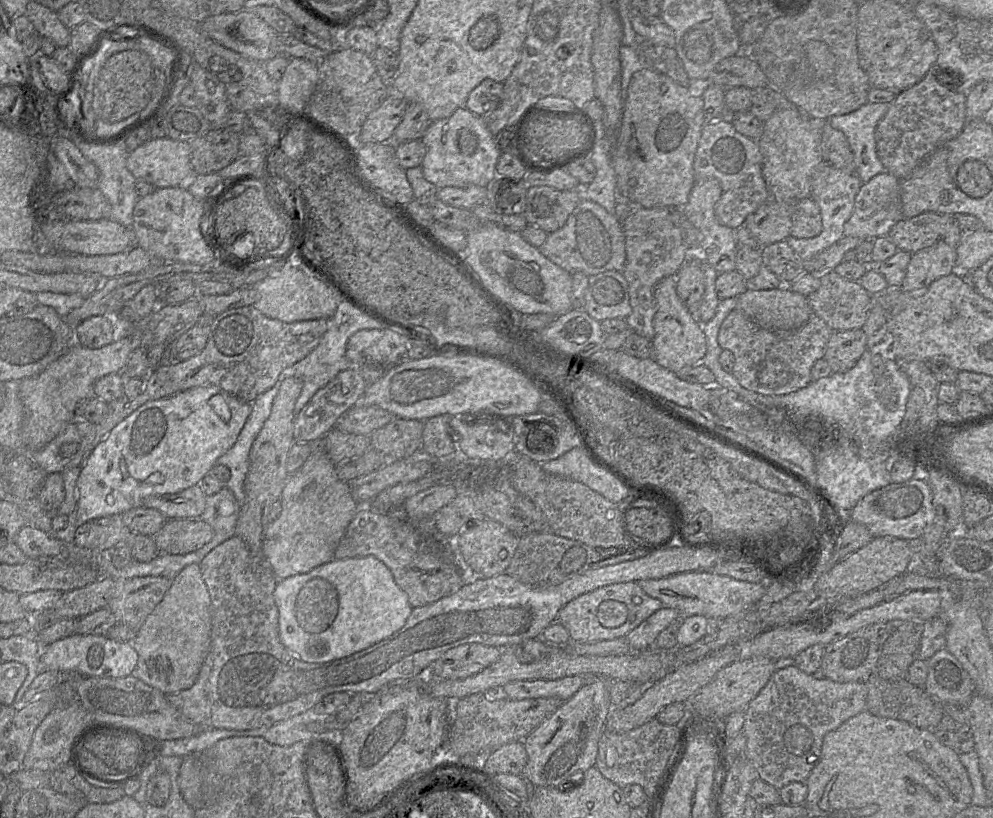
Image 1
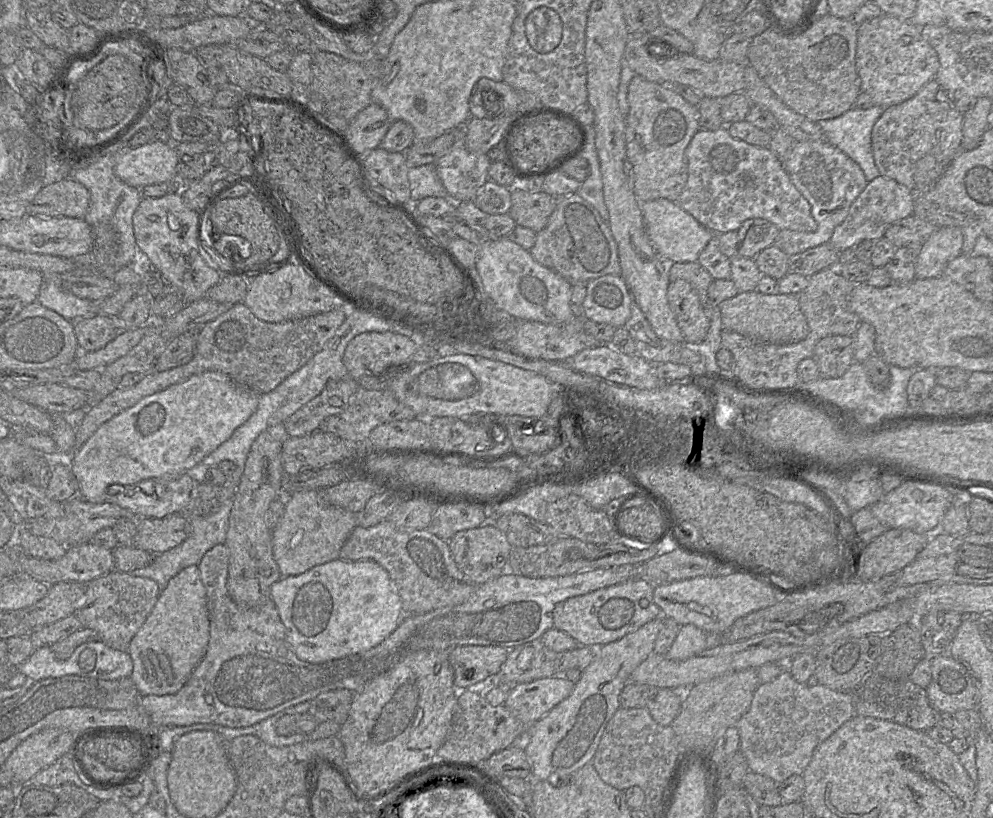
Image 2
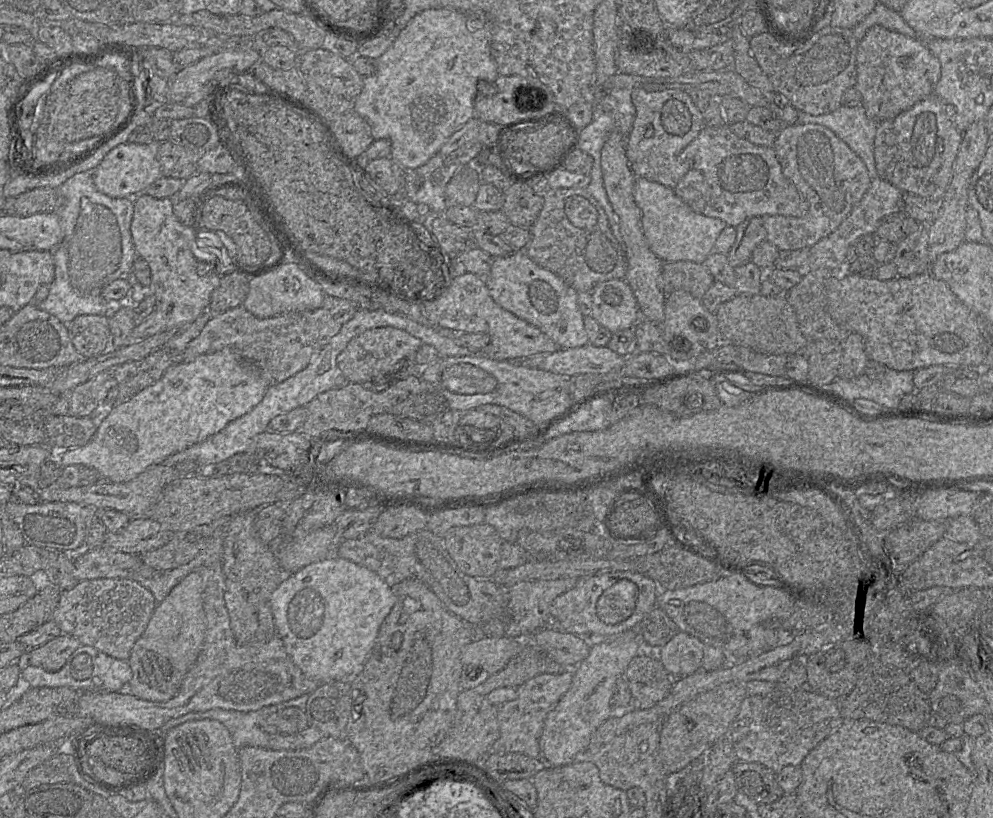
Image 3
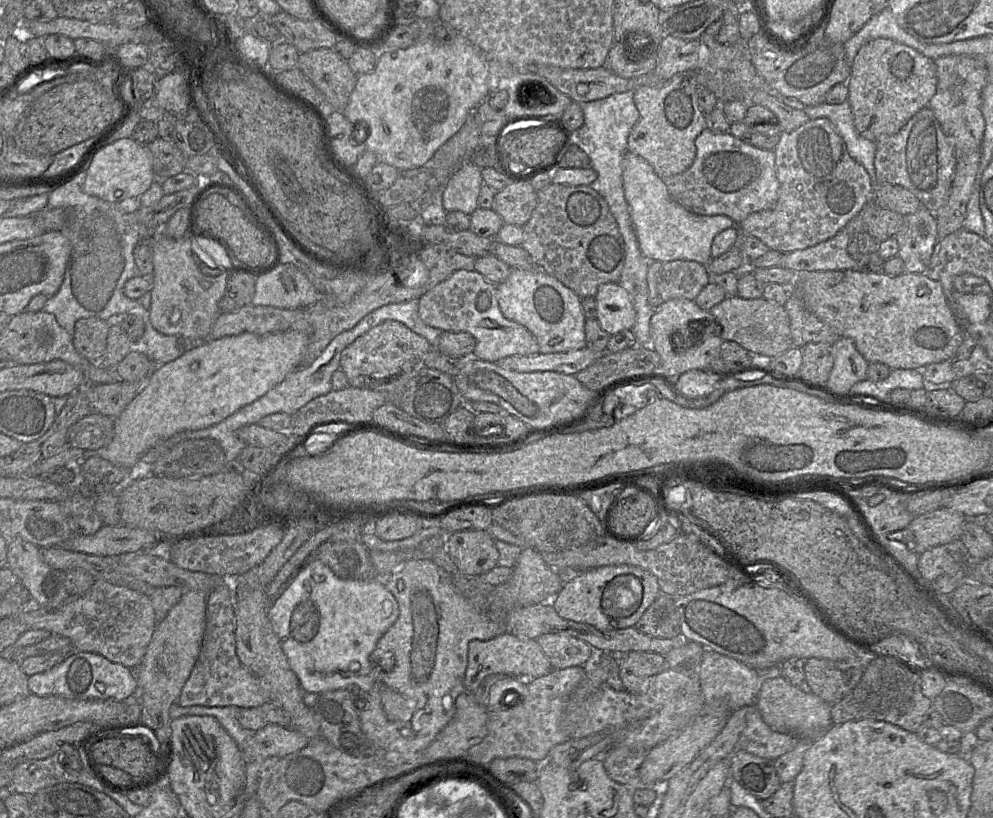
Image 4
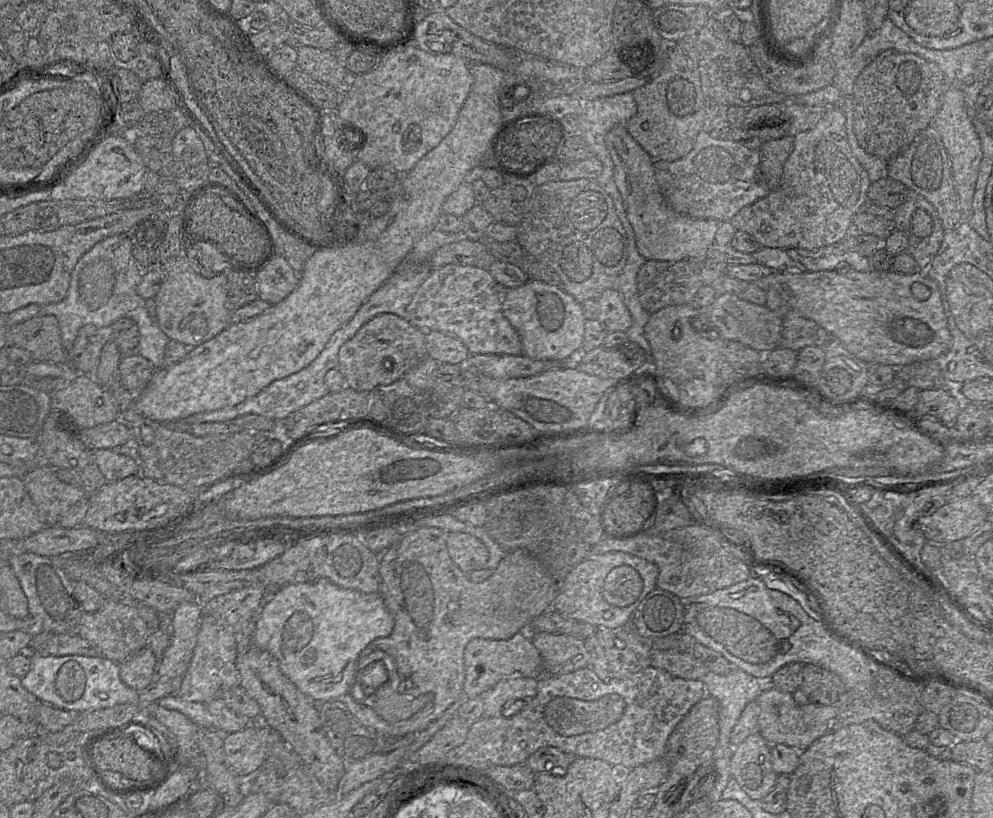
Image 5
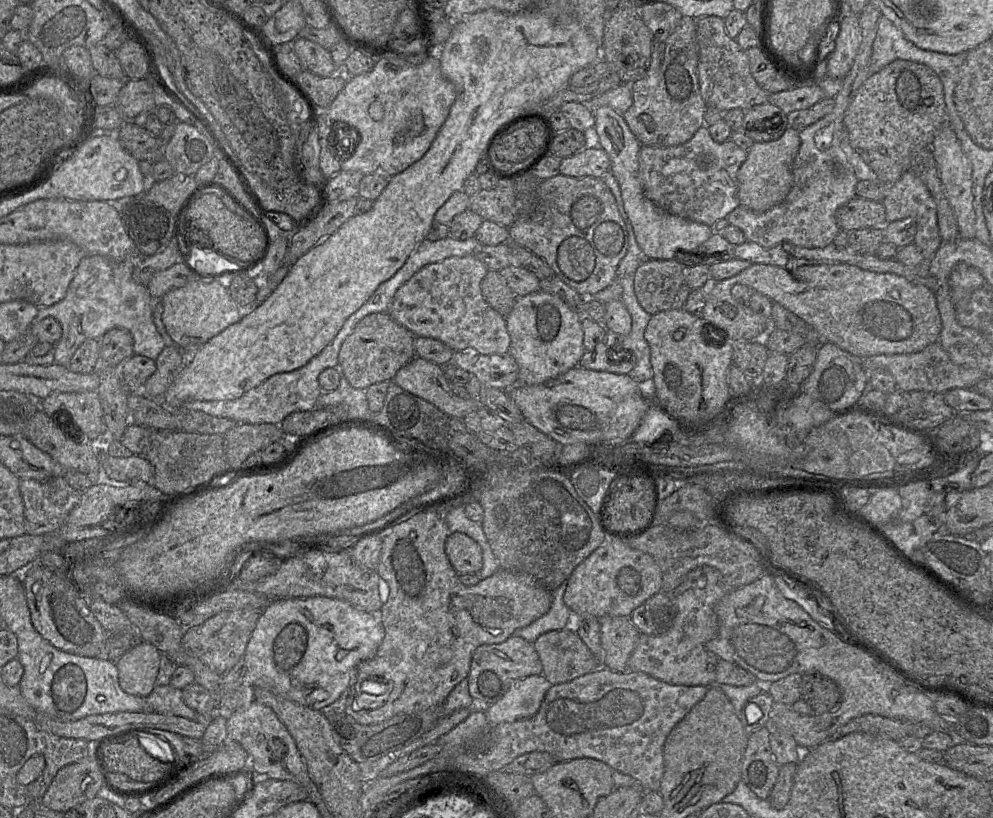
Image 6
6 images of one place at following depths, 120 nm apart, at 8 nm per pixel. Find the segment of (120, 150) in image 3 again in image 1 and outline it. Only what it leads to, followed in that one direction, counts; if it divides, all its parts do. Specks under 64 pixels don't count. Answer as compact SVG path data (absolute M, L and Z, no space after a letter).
M169 137L151 138L129 153L126 167L136 180L148 182L155 188L178 187L182 180L193 175L190 144Z

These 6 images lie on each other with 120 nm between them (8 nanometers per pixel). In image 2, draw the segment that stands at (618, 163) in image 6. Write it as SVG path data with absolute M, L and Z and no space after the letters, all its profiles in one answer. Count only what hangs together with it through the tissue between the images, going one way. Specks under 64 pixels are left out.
M658 198L642 202L641 209L648 237L668 263L697 261L701 251L715 235L675 201Z

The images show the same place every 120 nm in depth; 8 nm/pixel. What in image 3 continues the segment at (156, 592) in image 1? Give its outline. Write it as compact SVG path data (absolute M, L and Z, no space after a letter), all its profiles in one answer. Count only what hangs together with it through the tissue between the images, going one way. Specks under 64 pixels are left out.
M122 578L84 580L62 591L59 603L52 615L63 632L77 638L83 646L97 650L119 660L129 660L136 641L146 630L157 607L148 589L137 581Z

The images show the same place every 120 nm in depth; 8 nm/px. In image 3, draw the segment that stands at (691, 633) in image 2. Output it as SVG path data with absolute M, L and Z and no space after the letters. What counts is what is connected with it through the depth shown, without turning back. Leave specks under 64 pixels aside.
M679 631L668 643L654 652L674 678L689 676L702 666L705 644L698 638Z

